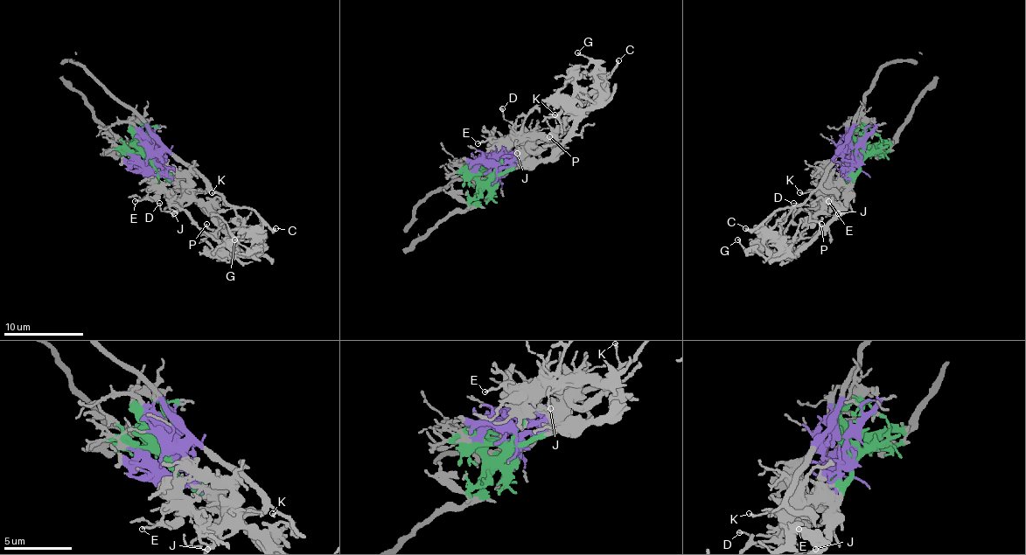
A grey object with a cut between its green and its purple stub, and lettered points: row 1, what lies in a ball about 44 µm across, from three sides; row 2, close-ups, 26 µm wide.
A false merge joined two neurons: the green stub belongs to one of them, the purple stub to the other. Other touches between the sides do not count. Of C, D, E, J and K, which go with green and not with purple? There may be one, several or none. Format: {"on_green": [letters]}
{"on_green": []}

